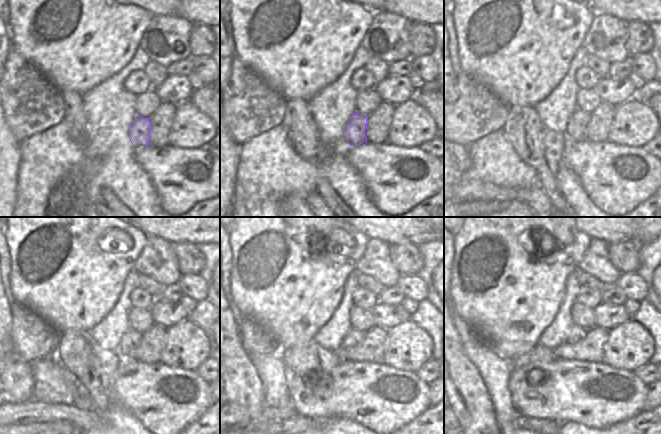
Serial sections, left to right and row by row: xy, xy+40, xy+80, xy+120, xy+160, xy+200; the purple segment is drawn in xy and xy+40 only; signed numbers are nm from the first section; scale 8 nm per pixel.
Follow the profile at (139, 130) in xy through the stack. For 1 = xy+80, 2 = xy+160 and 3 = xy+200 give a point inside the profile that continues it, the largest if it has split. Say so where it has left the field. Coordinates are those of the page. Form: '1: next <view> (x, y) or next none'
1: next xy+80 (577, 125)
2: next xy+160 (354, 337)
3: next xy+200 (577, 333)

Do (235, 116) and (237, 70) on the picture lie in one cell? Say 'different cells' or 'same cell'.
same cell

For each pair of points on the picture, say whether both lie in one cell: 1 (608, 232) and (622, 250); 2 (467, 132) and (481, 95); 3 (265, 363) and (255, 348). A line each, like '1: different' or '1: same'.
1: different
2: same
3: different

